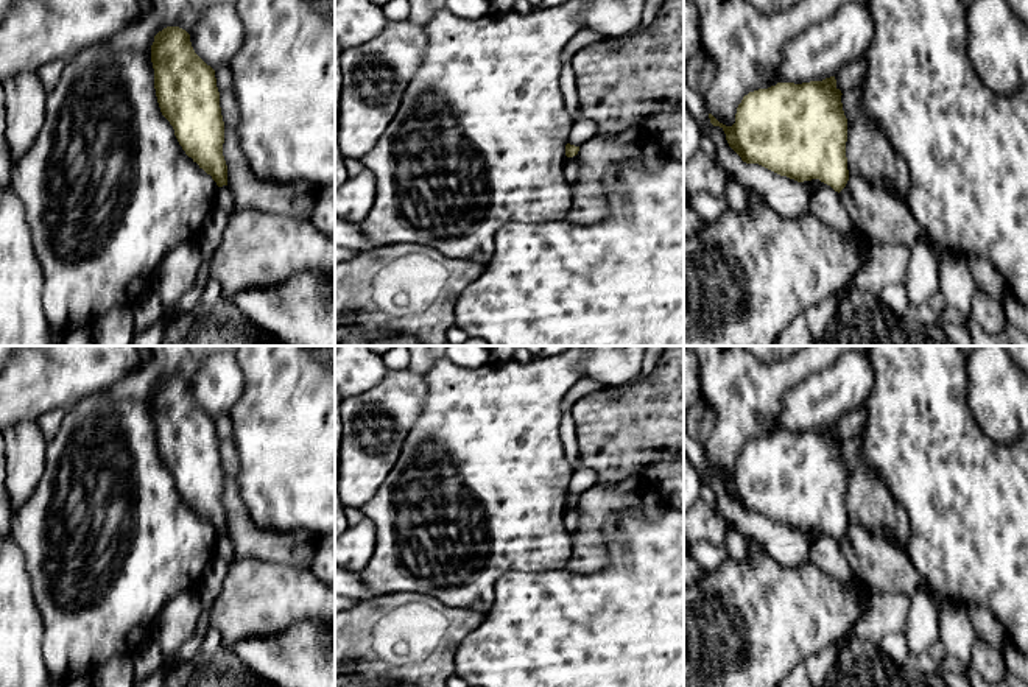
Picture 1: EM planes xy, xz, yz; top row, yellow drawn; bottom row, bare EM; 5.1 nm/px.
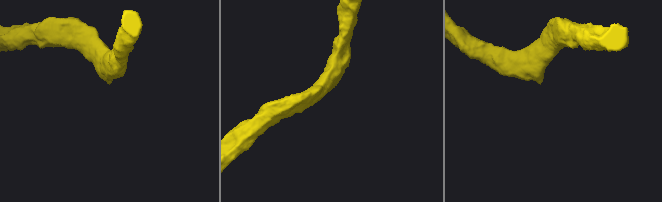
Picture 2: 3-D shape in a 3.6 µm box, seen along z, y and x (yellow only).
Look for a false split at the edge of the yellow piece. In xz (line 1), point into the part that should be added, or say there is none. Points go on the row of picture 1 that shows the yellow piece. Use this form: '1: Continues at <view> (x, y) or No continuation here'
1: No continuation here

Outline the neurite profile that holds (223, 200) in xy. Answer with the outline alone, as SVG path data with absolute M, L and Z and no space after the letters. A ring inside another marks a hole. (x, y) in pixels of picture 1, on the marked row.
M227 185L218 187L215 206L223 209L229 215L237 209Z

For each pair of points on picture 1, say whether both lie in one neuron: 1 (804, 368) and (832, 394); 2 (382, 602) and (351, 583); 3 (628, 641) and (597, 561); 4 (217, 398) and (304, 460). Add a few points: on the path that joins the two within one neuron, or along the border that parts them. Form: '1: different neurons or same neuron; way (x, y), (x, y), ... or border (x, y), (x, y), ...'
1: different neurons; border (835, 362), (809, 374), (782, 396)
2: different neurons; border (371, 595), (357, 602)
3: different neurons; border (605, 536), (609, 561), (600, 570), (564, 570)
4: different neurons; border (243, 374), (243, 393), (228, 413)

